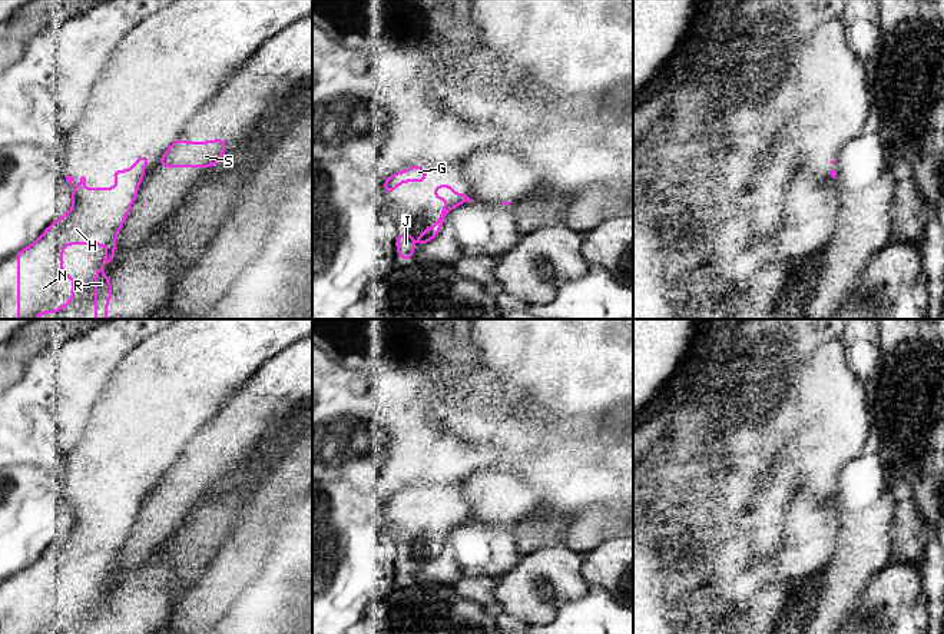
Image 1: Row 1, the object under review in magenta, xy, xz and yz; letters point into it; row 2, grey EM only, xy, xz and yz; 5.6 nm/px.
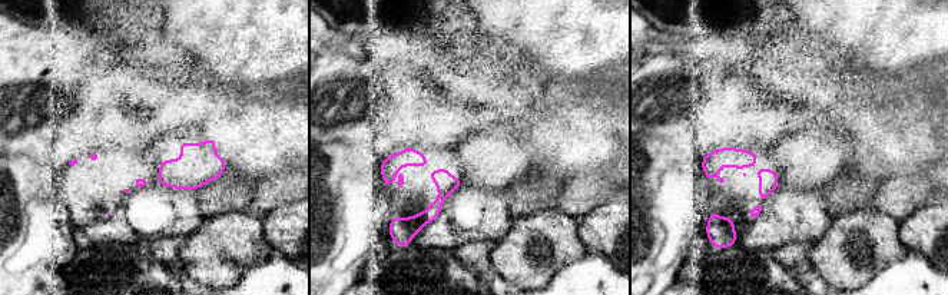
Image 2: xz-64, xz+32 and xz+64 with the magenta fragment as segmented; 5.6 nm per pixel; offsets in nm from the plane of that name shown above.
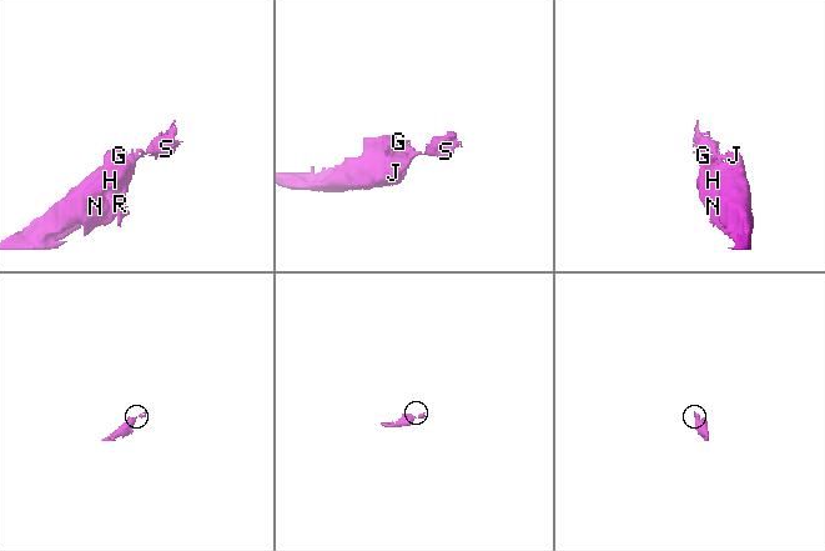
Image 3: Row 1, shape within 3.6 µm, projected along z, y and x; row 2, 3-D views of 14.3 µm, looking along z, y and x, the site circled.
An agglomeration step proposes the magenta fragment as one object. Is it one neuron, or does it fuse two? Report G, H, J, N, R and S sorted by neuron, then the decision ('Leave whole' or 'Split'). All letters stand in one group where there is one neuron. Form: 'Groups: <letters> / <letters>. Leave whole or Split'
Groups: G H J N R / S. Split

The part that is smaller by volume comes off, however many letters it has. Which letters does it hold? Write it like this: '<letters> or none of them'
S

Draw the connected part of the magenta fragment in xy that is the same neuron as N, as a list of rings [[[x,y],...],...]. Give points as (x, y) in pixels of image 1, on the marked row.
[[[139,156],[129,170],[113,170],[110,175],[119,187],[93,187],[86,190],[86,177],[80,177],[80,185],[72,187],[73,205],[70,210],[54,220],[34,240],[33,245],[16,253],[17,258],[17,319],[36,319],[40,313],[54,313],[62,311],[74,298],[74,276],[63,273],[64,245],[105,245],[106,256],[99,262],[95,273],[95,319],[106,319],[109,312],[106,303],[112,298],[112,281],[100,269],[115,260],[116,235],[132,209],[133,200],[143,182],[143,166],[150,157]]]

